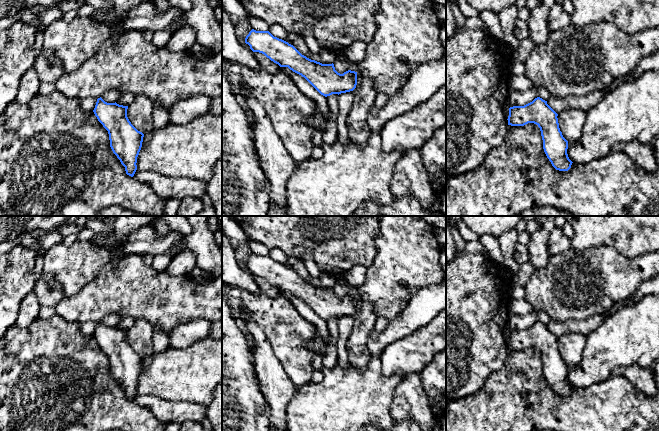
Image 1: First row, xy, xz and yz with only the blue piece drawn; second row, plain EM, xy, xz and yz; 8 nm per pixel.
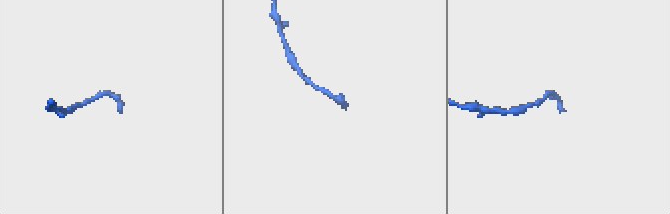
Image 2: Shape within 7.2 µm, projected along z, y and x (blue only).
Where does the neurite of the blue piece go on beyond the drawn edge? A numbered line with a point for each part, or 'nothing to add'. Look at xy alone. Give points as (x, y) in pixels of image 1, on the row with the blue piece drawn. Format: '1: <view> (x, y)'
nothing to add

